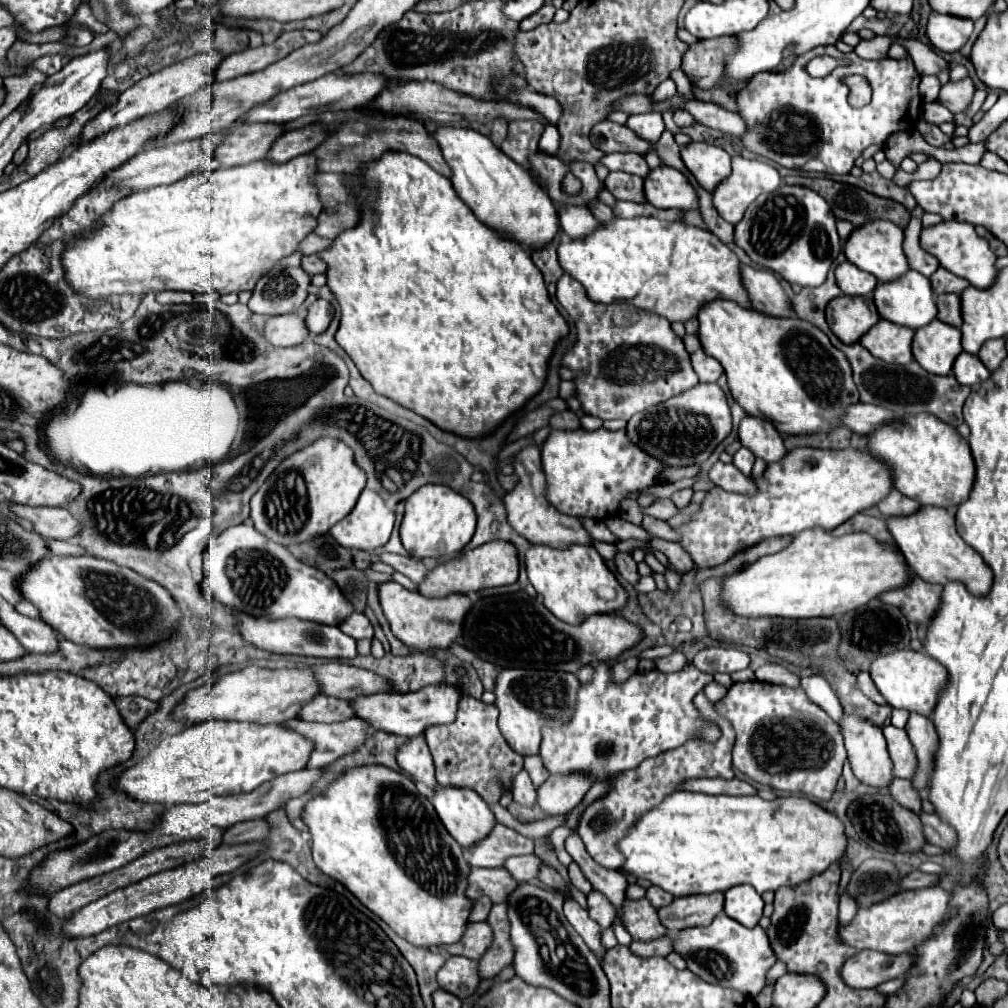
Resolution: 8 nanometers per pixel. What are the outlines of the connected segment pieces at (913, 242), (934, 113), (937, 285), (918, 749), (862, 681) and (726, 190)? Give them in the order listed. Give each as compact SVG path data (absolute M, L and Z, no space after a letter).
M911 216L909 224L905 228L903 250L905 250L905 256L907 256L909 268L921 272L923 276L931 276L939 268L939 262L937 262L937 258L933 258L931 254L925 254L925 250L921 250L919 232L921 232L921 218Z
M923 106L923 120L931 124L943 124L943 122L953 122L953 114L945 106Z
M939 268L931 278L931 288L933 288L933 294L961 294L969 282L965 282L963 278L957 278L955 274L949 274L945 268Z
M911 714L909 722L905 726L909 740L913 744L913 750L917 754L917 772L911 778L913 788L919 790L927 790L927 782L931 780L931 772L935 766L935 750L939 746L939 736L937 730L931 722L931 718L921 716L921 714Z
M869 672L859 674L859 676L857 676L857 680L859 680L859 686L861 686L861 690L865 692L865 696L869 696L869 698L871 698L873 702L877 702L877 704L887 704L887 702L885 702L885 698L879 694L877 686L873 684L873 680L871 680L871 674L869 674Z
M733 156L733 172L731 176L727 176L723 182L719 182L713 190L713 206L717 208L717 212L721 214L723 220L727 220L729 224L737 224L743 218L743 212L747 210L747 206L763 192L773 192L777 190L777 186L781 184L781 176L779 172L761 160L745 160L741 156Z

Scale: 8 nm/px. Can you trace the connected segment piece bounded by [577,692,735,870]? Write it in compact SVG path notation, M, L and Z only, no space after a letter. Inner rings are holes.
M699 692L695 696L695 706L701 710L703 718L717 722L717 726L721 728L721 738L715 744L701 742L701 740L687 742L685 746L681 746L677 750L661 752L661 754L641 762L633 770L625 770L625 772L619 772L619 774L607 778L607 782L609 782L607 792L601 798L597 798L581 814L577 832L579 832L579 836L583 836L583 842L587 844L587 852L591 854L591 858L597 864L611 868L611 870L623 866L625 856L617 848L617 842L627 834L627 830L631 830L637 824L641 814L645 814L651 806L661 804L663 798L667 798L669 794L677 792L683 782L687 782L691 778L725 778L725 780L735 778L735 772L731 766L731 750L735 744L733 726L715 710L713 702L709 702L709 698L703 692Z

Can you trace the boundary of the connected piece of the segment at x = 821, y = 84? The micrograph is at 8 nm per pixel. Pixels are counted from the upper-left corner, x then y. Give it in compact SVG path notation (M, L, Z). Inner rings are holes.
M817 46L797 56L795 64L787 72L761 72L753 76L749 86L737 94L741 118L747 124L743 144L751 152L775 160L785 168L849 174L863 150L873 144L883 146L893 132L913 128L913 110L917 110L917 118L921 114L921 96L917 90L921 76L917 74L909 54L903 60L863 60L851 52L847 56L851 60L849 66L839 66L825 78L813 78L805 68L811 58L821 54L845 58L845 54L835 46ZM845 70L869 76L873 96L867 106L853 108L847 102L849 88L839 82L841 76L845 76Z

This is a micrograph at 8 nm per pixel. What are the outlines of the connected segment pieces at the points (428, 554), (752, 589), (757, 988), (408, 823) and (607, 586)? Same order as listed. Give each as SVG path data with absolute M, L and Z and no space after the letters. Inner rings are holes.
M421 486L405 500L405 516L401 522L401 542L405 550L417 558L447 558L461 552L475 534L475 510L461 494L447 486Z
M823 528L803 530L795 536L795 540L781 552L759 558L749 564L745 570L735 572L725 578L721 602L731 608L737 616L757 618L757 616L783 616L783 618L813 618L813 616L835 616L865 606L869 600L897 588L905 588L915 572L907 566L901 550L897 546L889 546L879 542L871 534L853 532L845 536L833 536Z
M723 912L713 920L713 924L677 932L673 940L675 952L683 954L683 958L687 960L687 968L693 974L709 984L743 990L743 994L749 996L757 996L763 990L767 972L777 962L777 956L769 946L769 938L761 926L745 928Z
M361 766L357 770L349 770L349 774L343 774L339 780L335 780L333 784L329 784L329 788L317 796L315 800L311 800L307 806L305 806L305 812L303 812L303 820L305 824L309 826L309 832L313 836L313 860L317 864L317 868L327 874L329 878L341 882L353 896L357 896L357 900L367 906L373 914L377 914L391 930L395 930L403 940L407 940L409 944L413 946L419 946L419 948L433 948L433 946L443 946L443 944L455 944L463 938L465 934L465 928L467 928L467 918L473 910L473 900L467 898L467 886L469 886L469 872L471 872L471 866L469 862L465 860L463 856L463 850L461 846L453 840L453 836L449 836L449 832L445 830L445 826L441 824L433 804L421 796L415 788L415 782L411 778L407 778L405 774L401 772L395 772L395 770L385 770L385 766Z
M533 544L525 554L525 566L529 582L543 598L545 608L559 620L573 626L583 624L593 614L615 612L629 600L629 592L617 582L593 546L571 546L567 550L557 550Z

